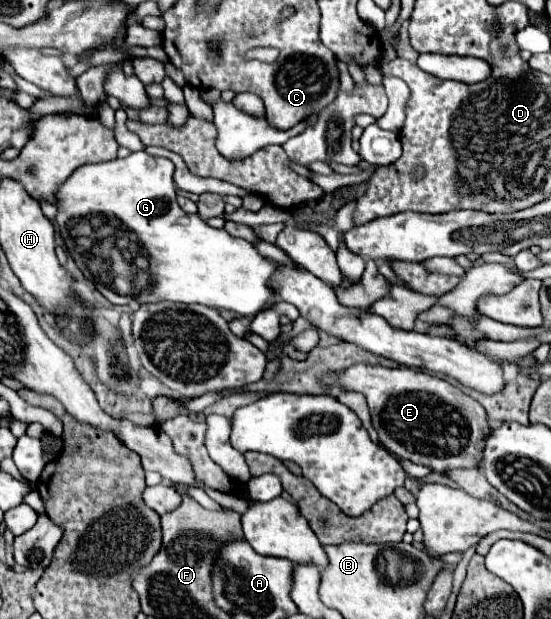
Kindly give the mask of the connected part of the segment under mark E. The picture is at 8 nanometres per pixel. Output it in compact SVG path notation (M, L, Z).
M356 363L344 371L326 371L322 385L364 393L380 441L402 459L426 465L438 473L450 471L450 467L478 467L478 455L482 455L482 443L488 435L486 411L448 381L406 367L388 369Z

